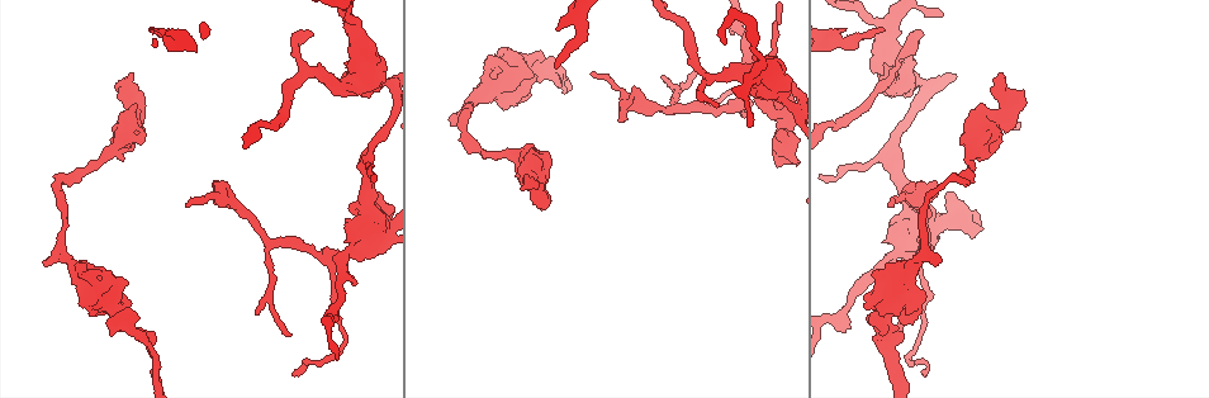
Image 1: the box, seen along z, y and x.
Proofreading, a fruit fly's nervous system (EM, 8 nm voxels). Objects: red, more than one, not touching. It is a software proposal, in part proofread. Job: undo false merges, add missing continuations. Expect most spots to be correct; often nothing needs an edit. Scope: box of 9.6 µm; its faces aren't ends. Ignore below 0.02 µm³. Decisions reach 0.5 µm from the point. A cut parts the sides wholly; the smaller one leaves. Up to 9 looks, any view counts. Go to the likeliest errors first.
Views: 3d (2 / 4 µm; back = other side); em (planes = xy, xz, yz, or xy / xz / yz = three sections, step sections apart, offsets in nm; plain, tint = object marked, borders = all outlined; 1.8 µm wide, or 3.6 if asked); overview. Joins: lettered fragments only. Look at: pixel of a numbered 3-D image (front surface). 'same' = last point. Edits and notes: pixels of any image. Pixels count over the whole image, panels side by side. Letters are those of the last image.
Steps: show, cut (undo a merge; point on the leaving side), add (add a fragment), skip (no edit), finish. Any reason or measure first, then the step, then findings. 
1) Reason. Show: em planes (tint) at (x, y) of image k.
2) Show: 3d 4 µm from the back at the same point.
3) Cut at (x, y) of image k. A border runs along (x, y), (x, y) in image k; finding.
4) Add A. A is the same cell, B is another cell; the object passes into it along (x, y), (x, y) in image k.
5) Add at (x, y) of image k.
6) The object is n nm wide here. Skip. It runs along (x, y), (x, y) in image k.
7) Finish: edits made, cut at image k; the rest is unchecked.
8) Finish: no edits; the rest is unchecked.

An open end. Show: em planes (borders) at (152, 29) of image 1.

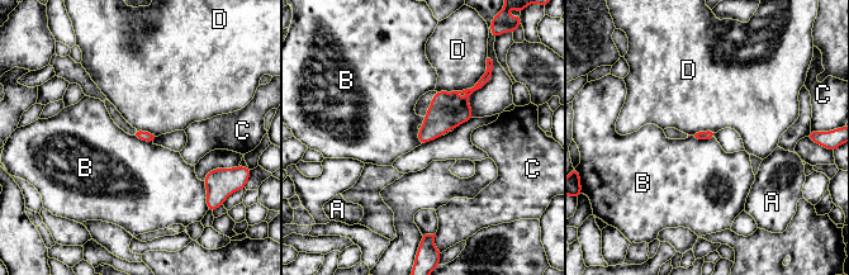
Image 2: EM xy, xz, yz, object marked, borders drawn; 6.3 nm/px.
Skip. A, B, C and D are other cells; a border runs along (132, 136), (152, 143) in image 2; none of them fits.

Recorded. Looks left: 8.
Sharp bend. Show: 3d 4 µm at (376, 83) of image 1.

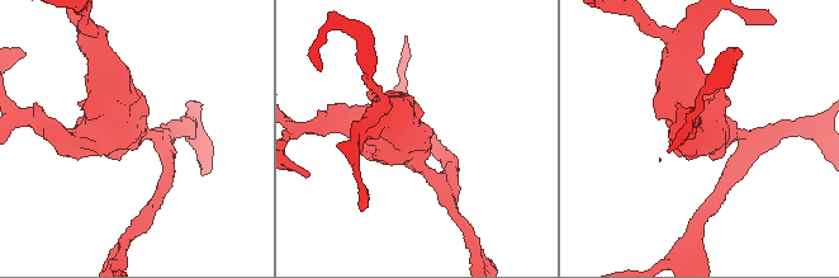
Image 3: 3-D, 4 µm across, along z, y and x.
Show: em 3.6 µm planes (tint) at (130, 132) of image 3.

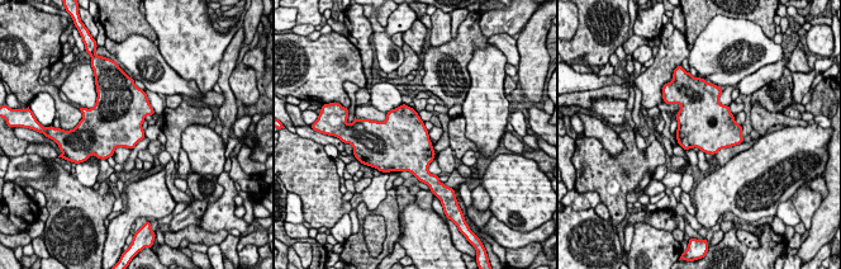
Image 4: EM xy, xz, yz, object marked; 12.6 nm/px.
See the neighbours. Show: em 3.6 µm planes (borders) at the same point.

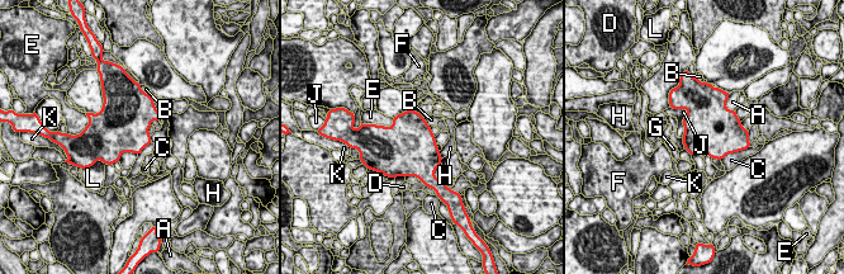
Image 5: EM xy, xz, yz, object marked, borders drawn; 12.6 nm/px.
Skip. A, B, C, D, E, F, G, H, J, K and L are other cells; a border runs along (423, 118), (430, 127) in image 5; one neuron here.

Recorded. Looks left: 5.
An open end. Show: 3d 4 µm at (536, 181) of image 1.

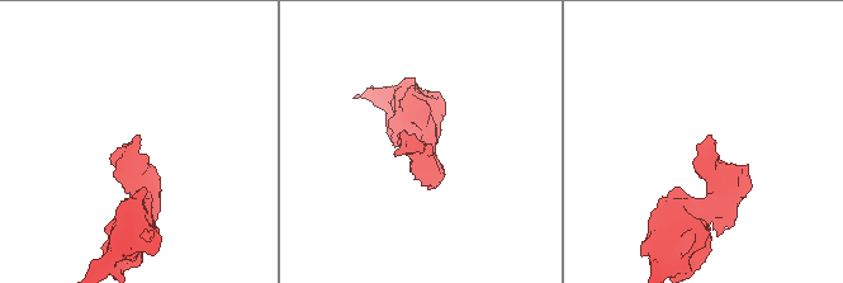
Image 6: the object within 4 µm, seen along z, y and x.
Shape alone is not enough. Show: em yz step 16 (tint) at (420, 144) of image 6.

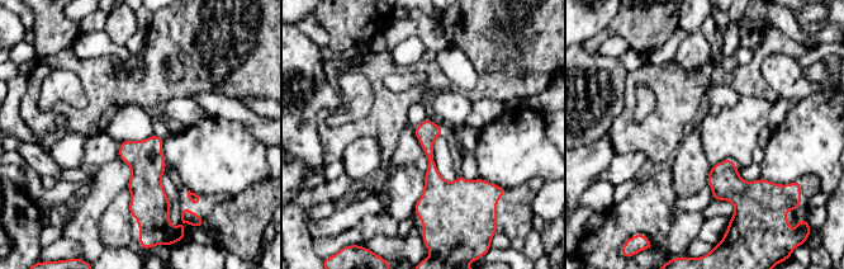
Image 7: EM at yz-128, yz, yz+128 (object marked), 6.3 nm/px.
See the neighbours. Show: em yz step 16 (borders) at the same point.

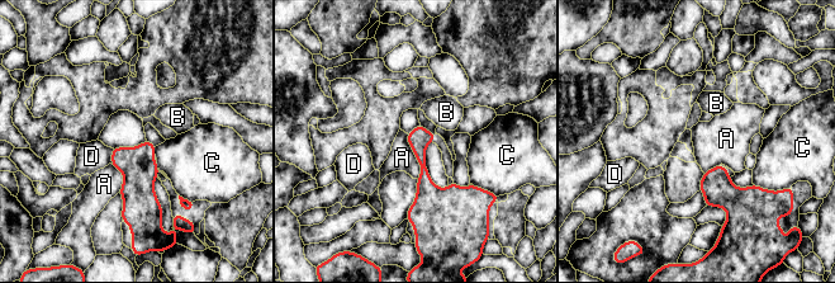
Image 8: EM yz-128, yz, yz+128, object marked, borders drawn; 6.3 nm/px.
Skip. A, B, C and D are other cells; a border runs along (406, 133), (420, 166), (417, 179) in image 8; none of them fits.

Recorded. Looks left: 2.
Calibre changes. Show: 3d 4 µm at (906, 272) of image 1.

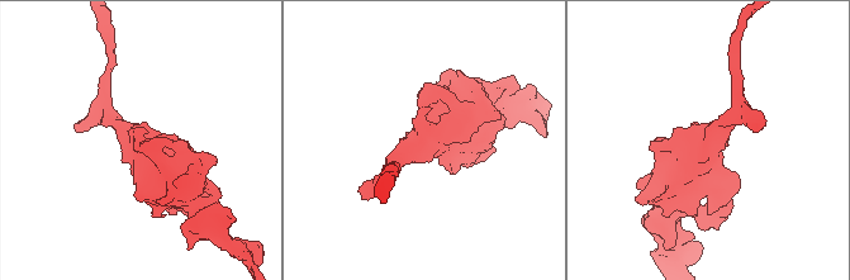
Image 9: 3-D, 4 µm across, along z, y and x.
Need the tissue. Show: em 3.6 µm yz step 8 (borders) at (135, 142) of image 9.

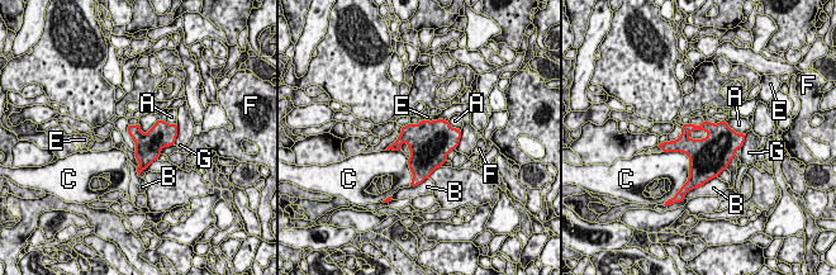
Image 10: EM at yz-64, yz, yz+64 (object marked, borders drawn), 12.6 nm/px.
The object is 280 nm wide here. Skip. A, B, C, E, F and G are other cells; all the same neuron.

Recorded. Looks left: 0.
Finish: no edits; the rest is unchecked.

